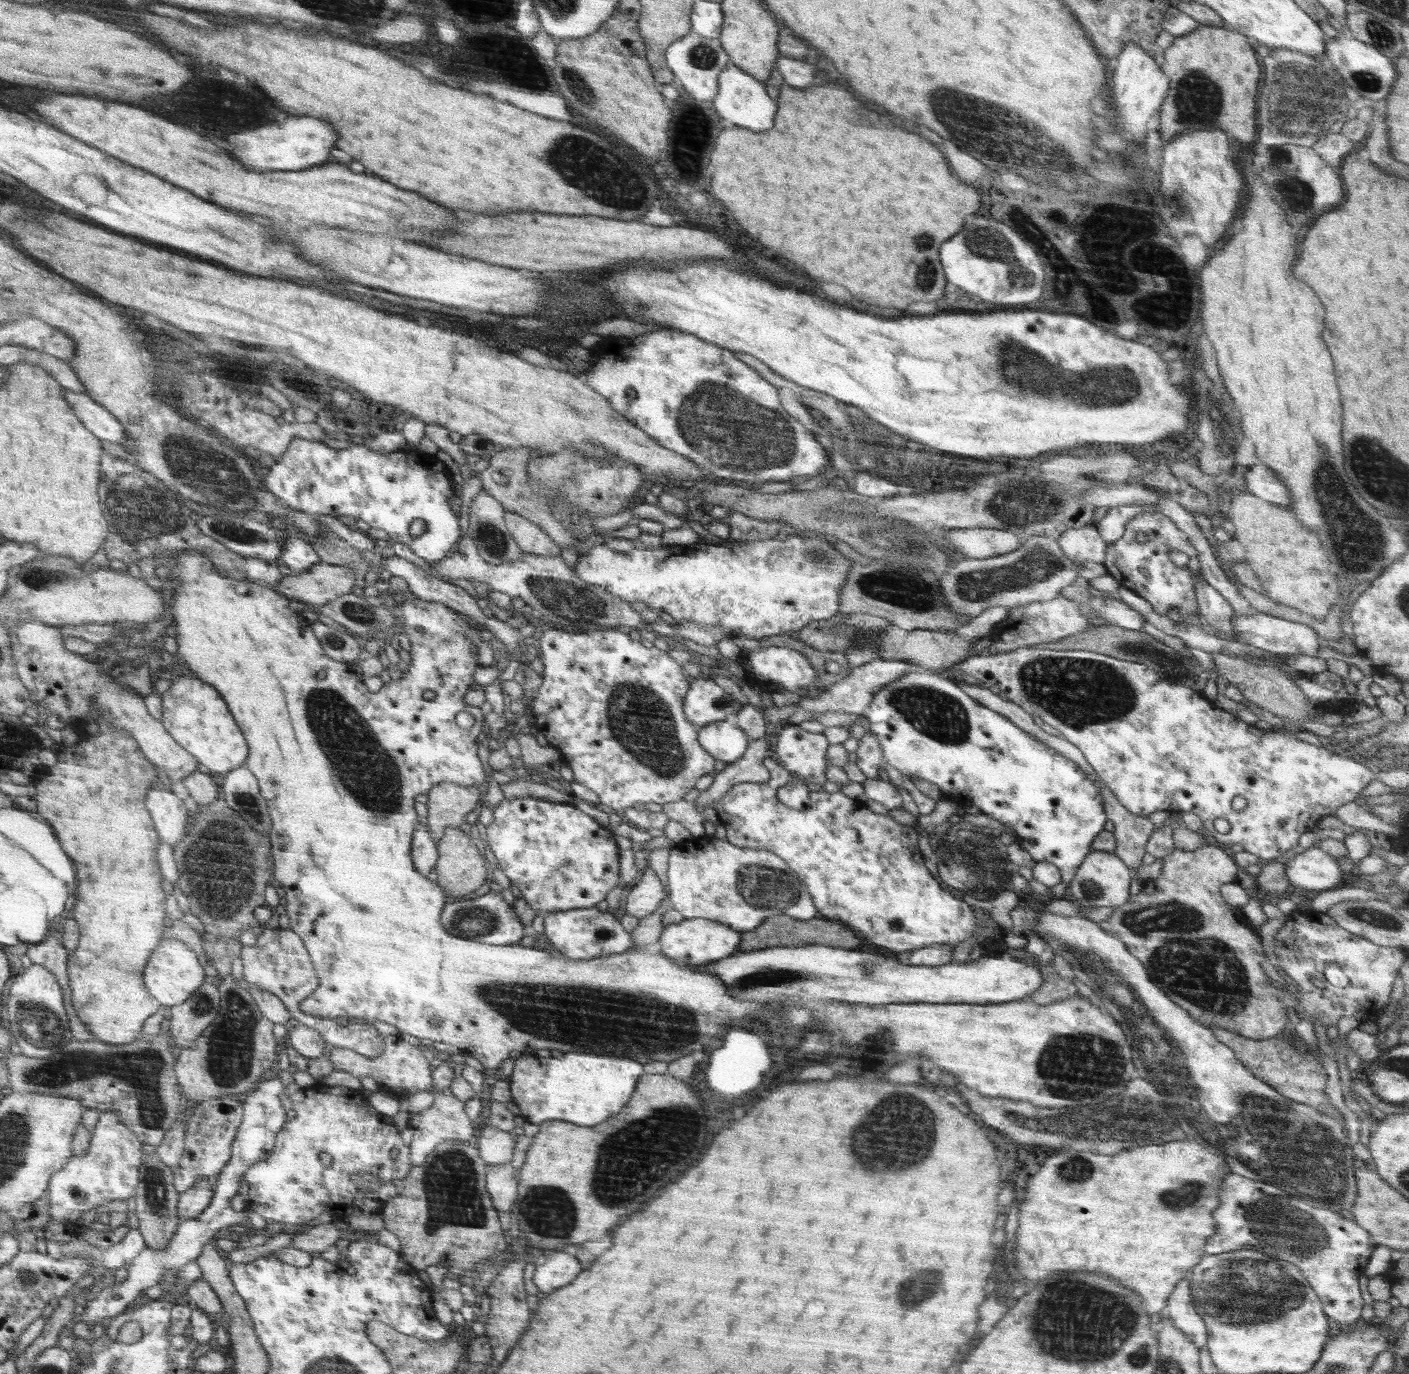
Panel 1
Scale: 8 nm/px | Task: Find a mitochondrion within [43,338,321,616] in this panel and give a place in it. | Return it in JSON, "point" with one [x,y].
{"point":[141,512]}

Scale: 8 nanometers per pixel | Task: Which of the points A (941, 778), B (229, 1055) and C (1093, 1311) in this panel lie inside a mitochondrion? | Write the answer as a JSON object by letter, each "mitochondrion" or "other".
{"A":"other","B":"mitochondrion","C":"mitochondrion"}

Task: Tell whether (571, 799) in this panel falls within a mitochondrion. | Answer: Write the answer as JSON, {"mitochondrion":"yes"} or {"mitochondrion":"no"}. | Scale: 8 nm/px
{"mitochondrion":"no"}

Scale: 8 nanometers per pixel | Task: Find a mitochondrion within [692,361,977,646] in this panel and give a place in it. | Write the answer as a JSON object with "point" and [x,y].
{"point":[862,542]}

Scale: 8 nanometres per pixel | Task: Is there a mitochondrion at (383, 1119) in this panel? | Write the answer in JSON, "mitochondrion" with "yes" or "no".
{"mitochondrion":"no"}

